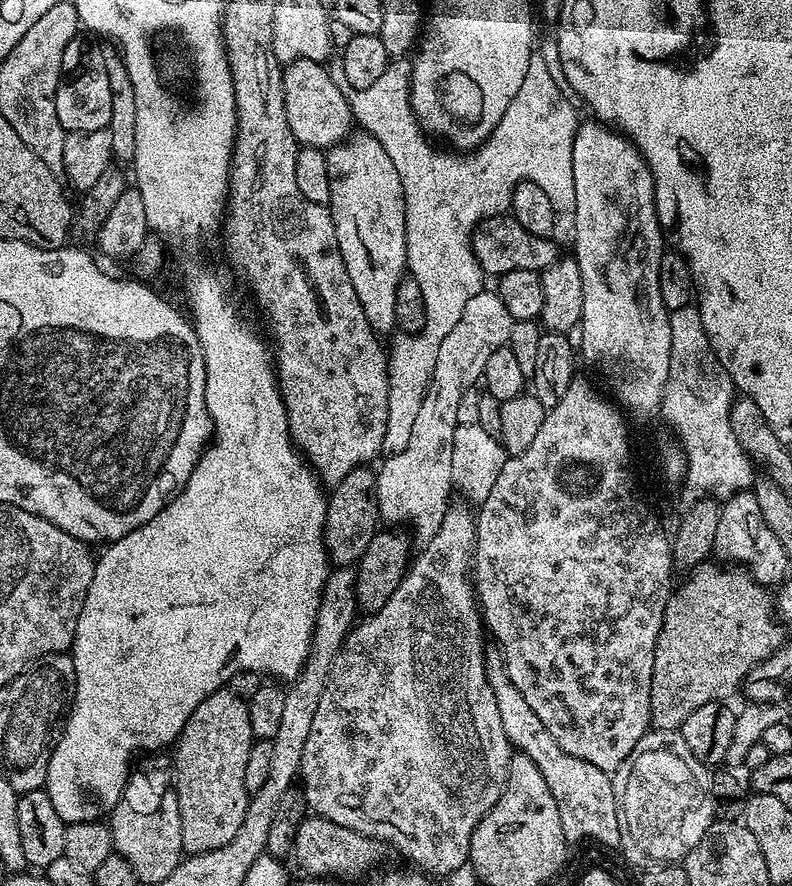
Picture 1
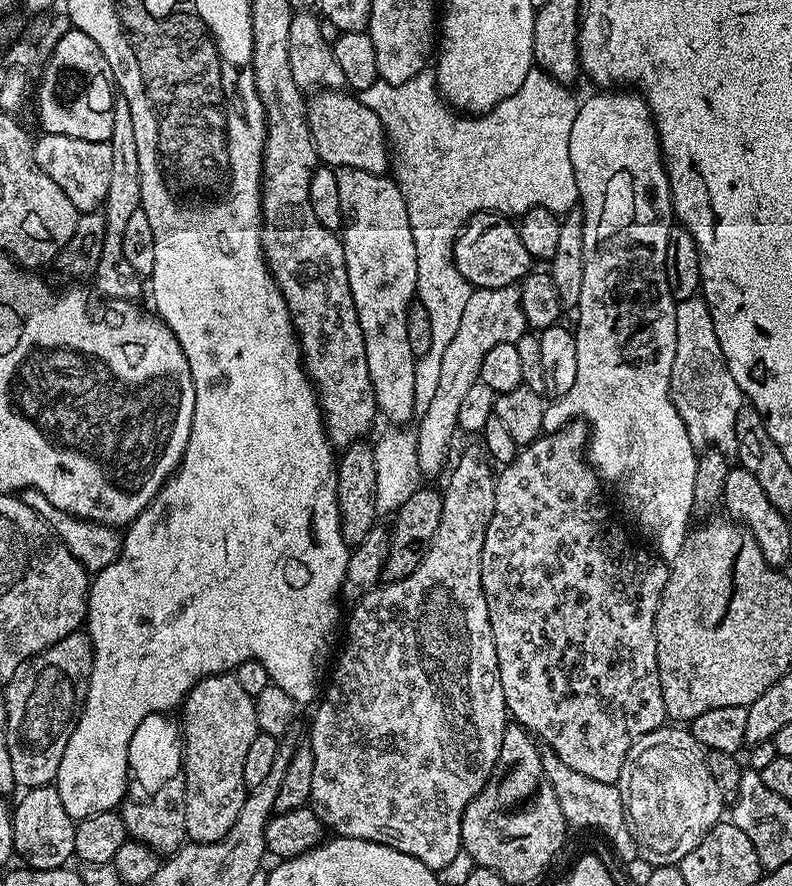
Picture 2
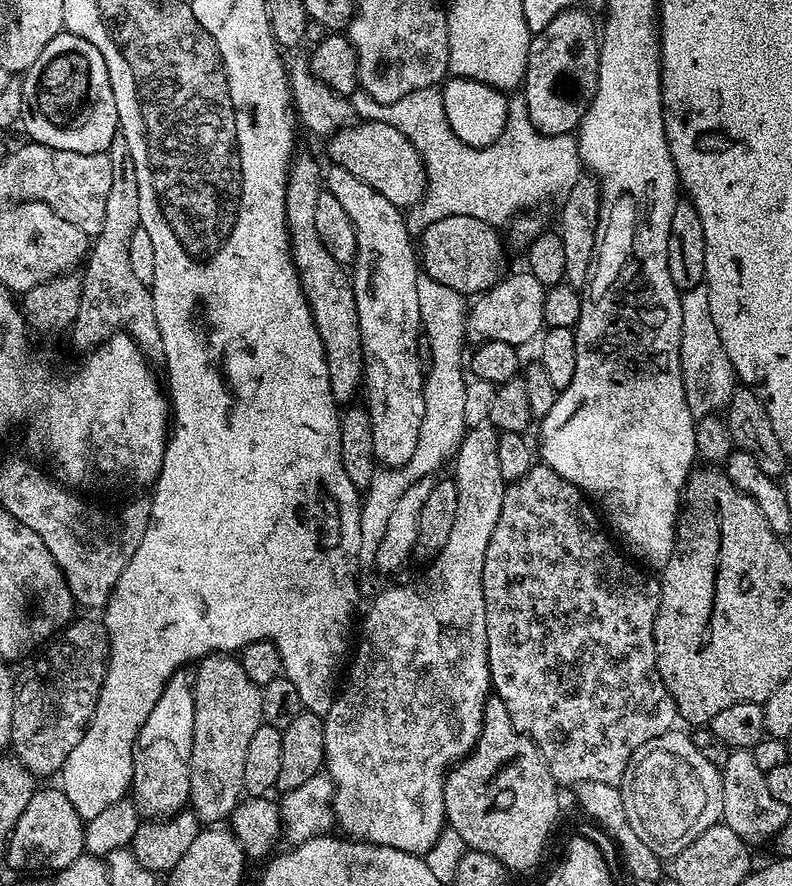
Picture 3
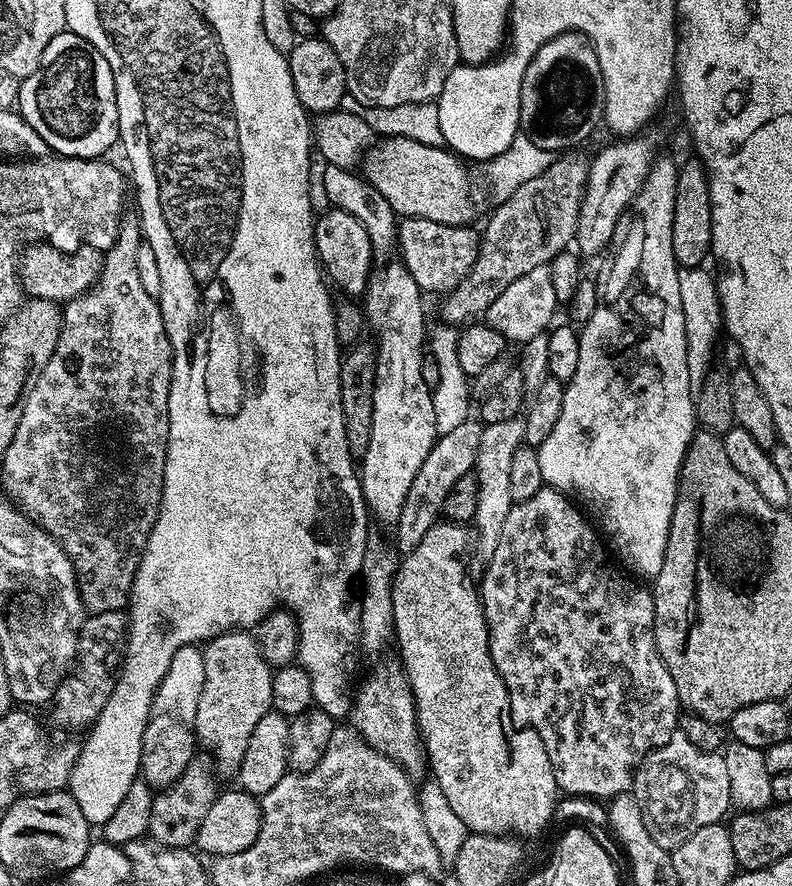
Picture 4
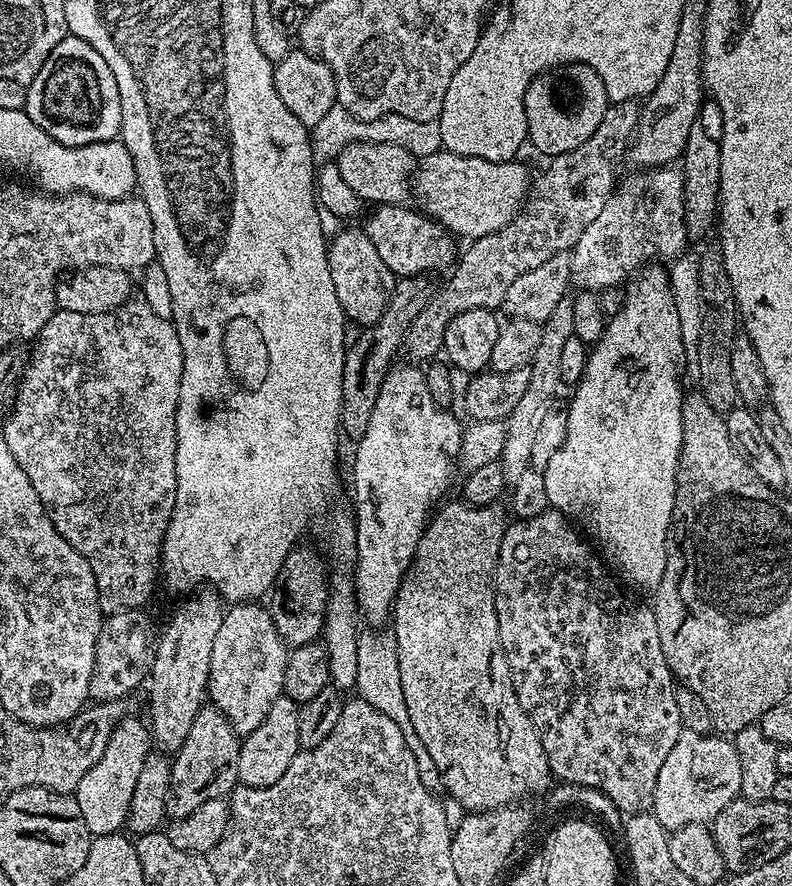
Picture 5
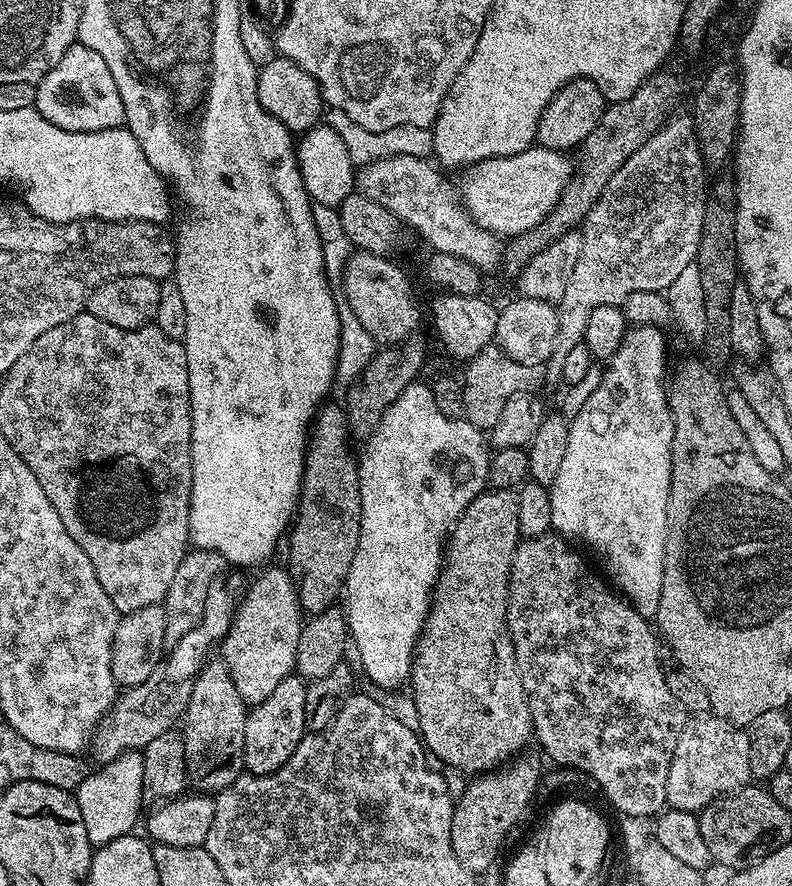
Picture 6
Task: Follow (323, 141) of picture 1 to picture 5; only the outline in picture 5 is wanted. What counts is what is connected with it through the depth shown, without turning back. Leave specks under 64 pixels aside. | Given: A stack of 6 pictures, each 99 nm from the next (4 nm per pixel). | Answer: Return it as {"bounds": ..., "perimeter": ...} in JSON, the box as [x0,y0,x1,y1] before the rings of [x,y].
{"bounds":[410,150,530,242],"perimeter":[[[447,150],[429,152],[419,161],[410,181],[410,192],[425,216],[447,228],[453,237],[465,236],[471,242],[486,234],[494,234],[506,226],[521,208],[530,192],[530,176],[520,162],[494,162],[454,154]]]}

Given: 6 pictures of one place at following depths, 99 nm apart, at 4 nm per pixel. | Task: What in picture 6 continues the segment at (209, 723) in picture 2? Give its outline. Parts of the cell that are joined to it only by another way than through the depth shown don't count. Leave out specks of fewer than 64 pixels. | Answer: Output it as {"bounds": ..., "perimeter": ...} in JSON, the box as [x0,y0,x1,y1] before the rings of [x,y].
{"bounds":[222,567,302,706],"perimeter":[[[287,567],[267,568],[263,569],[265,572],[252,585],[247,585],[244,598],[236,609],[235,618],[232,619],[230,630],[222,641],[222,649],[224,648],[222,659],[234,686],[238,686],[238,694],[248,706],[260,704],[262,698],[268,697],[277,688],[282,678],[293,675],[298,654],[298,634],[302,627],[302,609],[296,593],[296,581]]]}

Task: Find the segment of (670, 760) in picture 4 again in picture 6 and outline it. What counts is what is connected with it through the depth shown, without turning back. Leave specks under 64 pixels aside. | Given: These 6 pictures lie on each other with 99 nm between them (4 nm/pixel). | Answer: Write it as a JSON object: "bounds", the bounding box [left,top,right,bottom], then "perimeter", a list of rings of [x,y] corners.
{"bounds":[666,714,753,814],"perimeter":[[[705,714],[689,719],[674,746],[670,774],[666,778],[667,807],[698,814],[711,800],[745,787],[753,779],[748,754],[748,734],[743,727],[721,720],[715,714]]]}

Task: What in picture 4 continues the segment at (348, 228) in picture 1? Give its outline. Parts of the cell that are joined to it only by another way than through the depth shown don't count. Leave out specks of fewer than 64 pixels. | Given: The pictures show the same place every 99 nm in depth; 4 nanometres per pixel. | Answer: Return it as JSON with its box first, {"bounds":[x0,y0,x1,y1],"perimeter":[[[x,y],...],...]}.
{"bounds":[324,164,438,526],"perimeter":[[[333,164],[327,165],[324,172],[324,196],[331,207],[346,210],[346,214],[354,214],[358,222],[362,222],[362,230],[370,234],[372,247],[372,273],[362,297],[362,311],[367,323],[376,331],[374,343],[376,346],[376,381],[374,382],[374,426],[370,434],[370,446],[366,446],[366,454],[358,464],[358,475],[364,500],[368,511],[388,526],[395,525],[402,502],[406,502],[406,493],[410,491],[410,482],[414,482],[414,474],[426,462],[426,454],[436,444],[438,435],[434,422],[434,402],[432,389],[428,388],[422,378],[422,360],[426,353],[426,328],[424,332],[424,300],[418,282],[410,278],[406,266],[400,260],[396,243],[398,217],[396,212],[378,194],[374,186],[365,180],[363,175],[347,168],[339,168]]]}

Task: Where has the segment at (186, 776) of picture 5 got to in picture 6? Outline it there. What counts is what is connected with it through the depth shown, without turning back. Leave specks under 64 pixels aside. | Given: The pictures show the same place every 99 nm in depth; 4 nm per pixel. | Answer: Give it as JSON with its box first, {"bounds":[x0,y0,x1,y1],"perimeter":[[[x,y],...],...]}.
{"bounds":[182,658,248,794],"perimeter":[[[212,658],[190,690],[190,702],[182,717],[184,759],[188,762],[188,779],[200,794],[215,794],[228,788],[244,772],[244,731],[248,712],[230,678],[223,659]]]}

